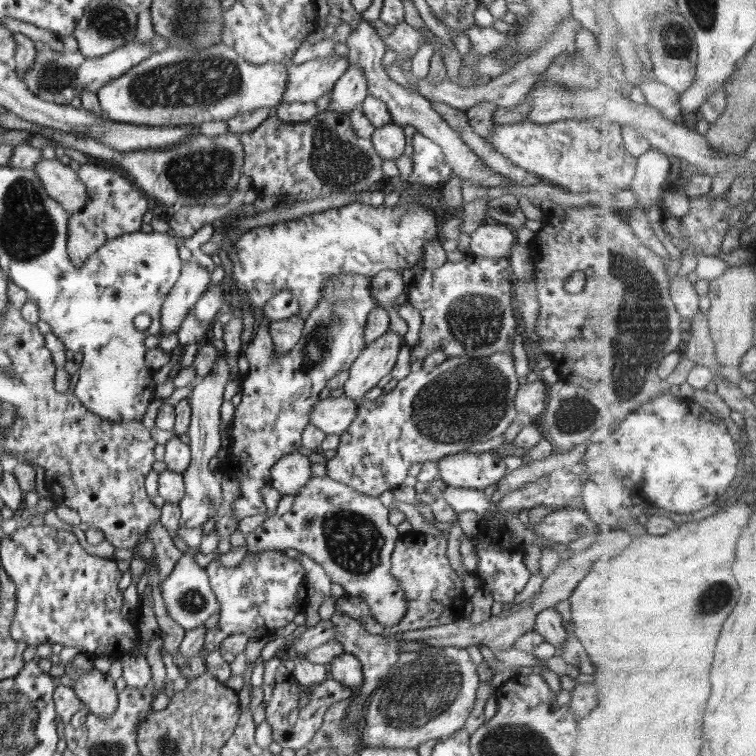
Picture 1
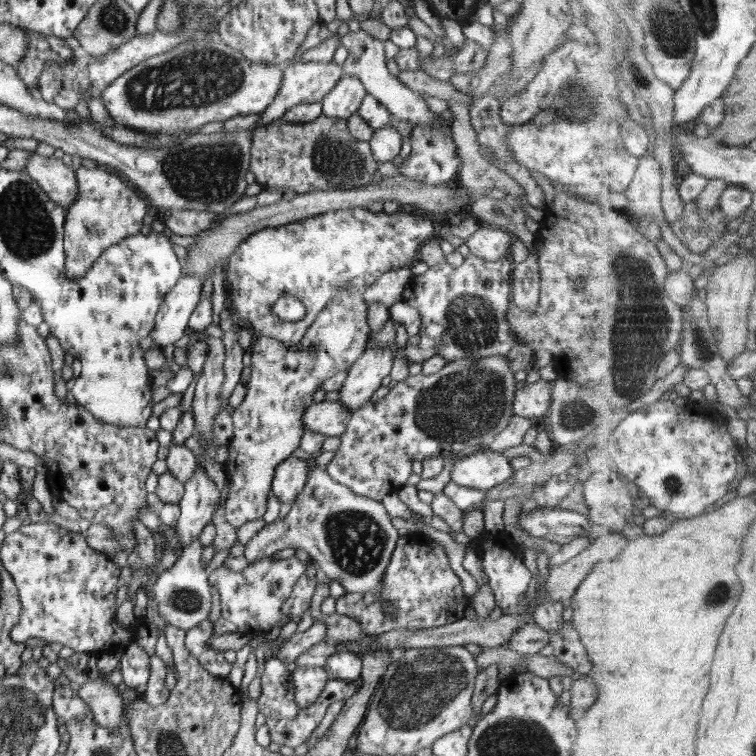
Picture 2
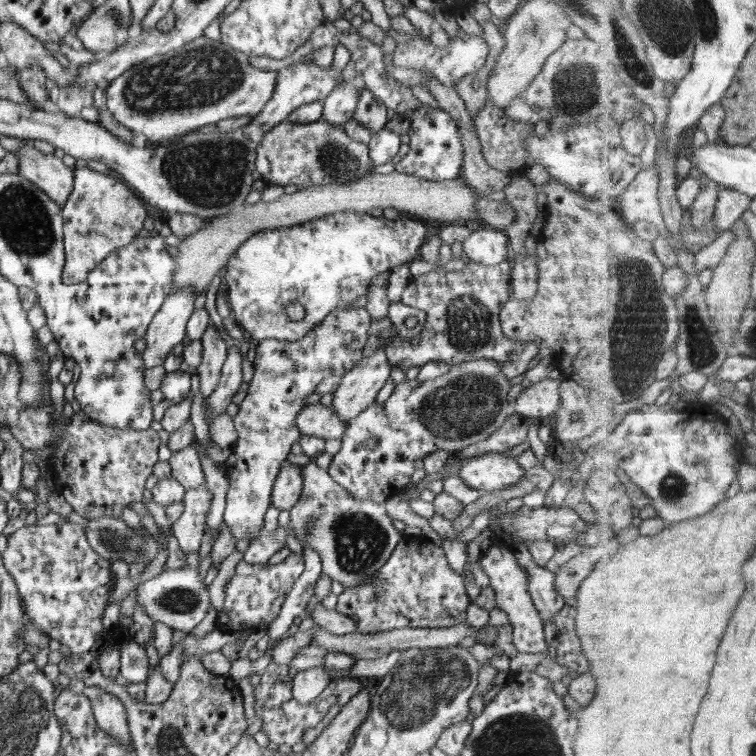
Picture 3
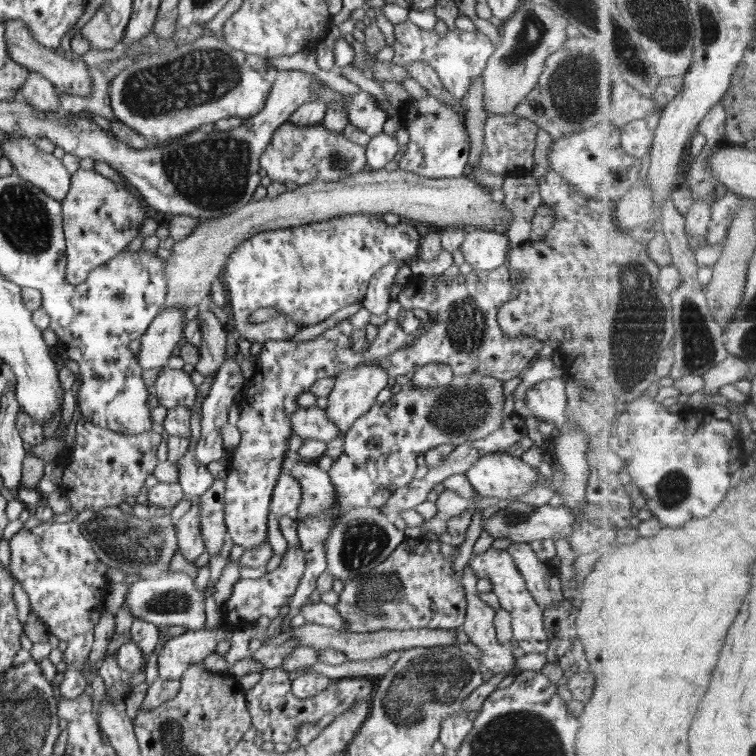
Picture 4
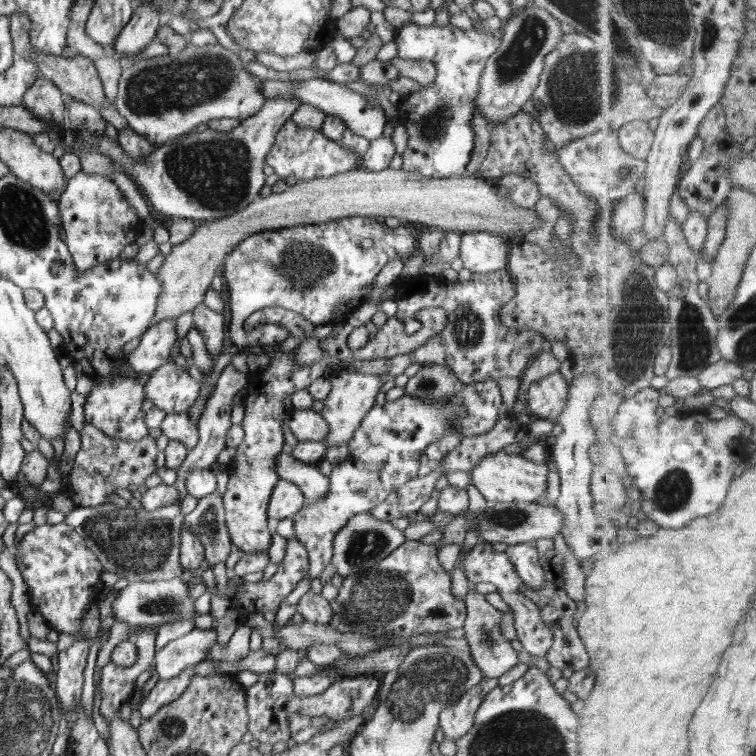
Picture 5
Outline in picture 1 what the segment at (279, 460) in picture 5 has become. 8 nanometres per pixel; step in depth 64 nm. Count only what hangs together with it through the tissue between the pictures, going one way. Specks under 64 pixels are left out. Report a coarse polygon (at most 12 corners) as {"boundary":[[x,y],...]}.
{"boundary":[[314,474],[245,535],[294,548],[375,621],[407,611],[378,497]]}

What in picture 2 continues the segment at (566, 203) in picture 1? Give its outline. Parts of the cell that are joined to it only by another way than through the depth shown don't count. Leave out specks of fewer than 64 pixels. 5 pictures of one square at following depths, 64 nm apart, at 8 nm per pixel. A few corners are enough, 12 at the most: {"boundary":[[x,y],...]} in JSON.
{"boundary":[[339,39],[343,76],[359,78],[393,120],[441,126],[422,95],[388,71],[384,43]]}

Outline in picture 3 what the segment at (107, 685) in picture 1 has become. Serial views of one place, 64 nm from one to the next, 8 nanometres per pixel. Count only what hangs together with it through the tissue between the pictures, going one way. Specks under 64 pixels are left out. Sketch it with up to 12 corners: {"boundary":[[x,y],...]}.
{"boundary":[[98,685],[83,693],[95,724],[134,753],[126,707]]}

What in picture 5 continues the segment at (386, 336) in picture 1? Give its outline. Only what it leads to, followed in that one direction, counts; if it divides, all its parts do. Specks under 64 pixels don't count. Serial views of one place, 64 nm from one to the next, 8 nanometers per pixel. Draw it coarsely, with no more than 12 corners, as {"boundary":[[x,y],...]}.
{"boundary":[[340,371],[320,414],[322,441],[346,445],[375,405],[378,374]]}

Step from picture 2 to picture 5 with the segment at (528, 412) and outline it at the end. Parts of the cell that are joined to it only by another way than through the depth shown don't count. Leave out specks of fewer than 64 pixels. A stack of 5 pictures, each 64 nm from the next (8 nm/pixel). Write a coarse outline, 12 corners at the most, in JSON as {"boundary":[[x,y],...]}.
{"boundary":[[567,370],[530,385],[532,417],[558,422],[567,403]]}

